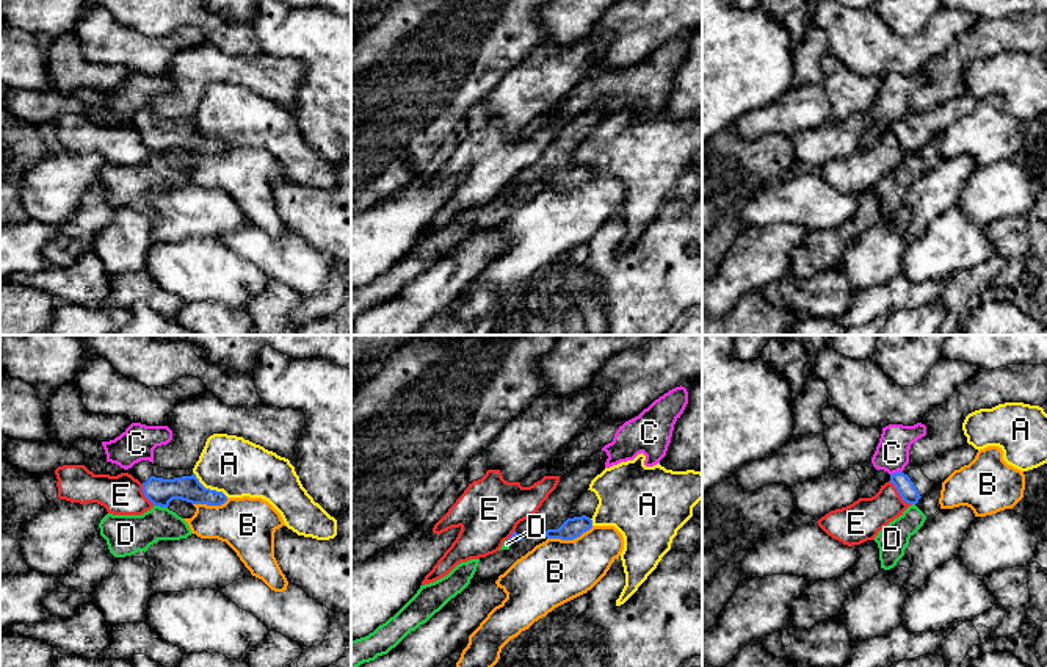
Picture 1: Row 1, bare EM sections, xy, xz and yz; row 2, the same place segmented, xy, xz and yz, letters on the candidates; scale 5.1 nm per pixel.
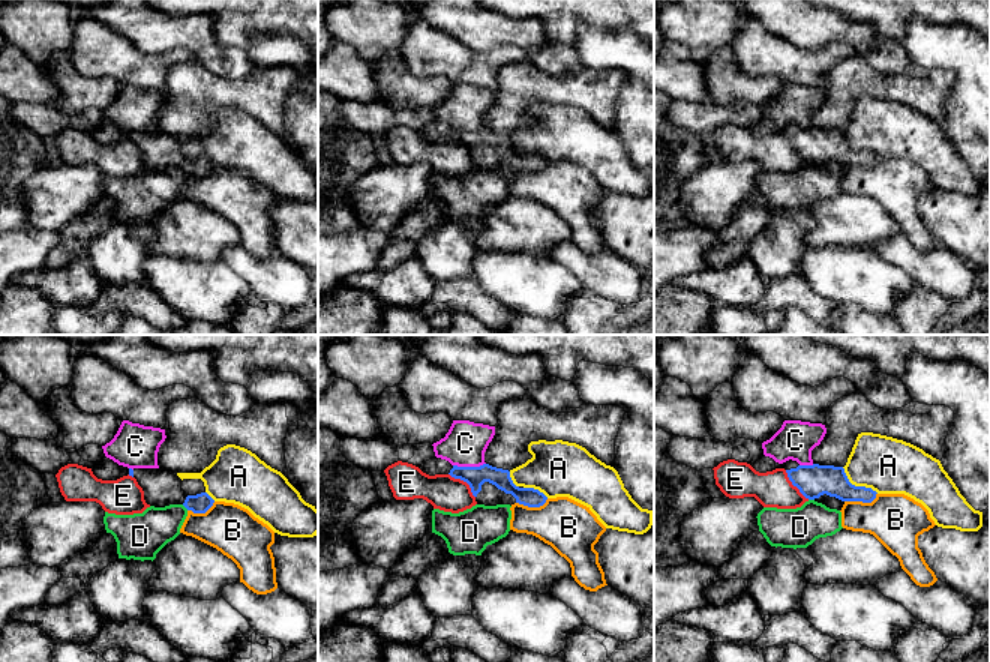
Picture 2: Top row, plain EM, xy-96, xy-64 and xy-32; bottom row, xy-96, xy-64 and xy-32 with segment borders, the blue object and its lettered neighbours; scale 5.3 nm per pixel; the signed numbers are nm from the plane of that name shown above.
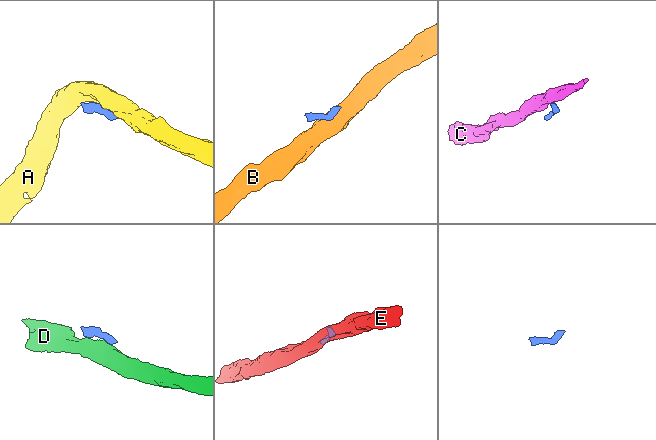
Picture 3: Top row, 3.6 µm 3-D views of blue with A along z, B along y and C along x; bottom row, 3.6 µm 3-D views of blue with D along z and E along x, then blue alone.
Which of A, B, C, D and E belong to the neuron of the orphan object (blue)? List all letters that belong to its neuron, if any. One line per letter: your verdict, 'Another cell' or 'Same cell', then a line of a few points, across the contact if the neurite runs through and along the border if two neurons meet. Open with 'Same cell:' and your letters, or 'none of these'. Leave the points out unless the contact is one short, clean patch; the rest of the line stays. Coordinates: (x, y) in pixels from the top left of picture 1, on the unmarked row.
Same cell: none of these
A: Another cell. Line: xy (193, 121), (206, 137), (221, 140), (228, 146)
B: Another cell. Line: xz (593, 176), (572, 188), (547, 188)
C: Another cell. Line: yz (902, 119), (891, 124)
D: Another cell
E: Another cell. Line: yz (889, 130), (898, 144), (911, 154)

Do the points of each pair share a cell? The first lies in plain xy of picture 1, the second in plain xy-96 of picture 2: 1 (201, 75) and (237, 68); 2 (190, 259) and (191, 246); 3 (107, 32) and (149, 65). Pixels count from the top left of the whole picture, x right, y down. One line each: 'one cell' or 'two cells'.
1: two cells
2: two cells
3: one cell

